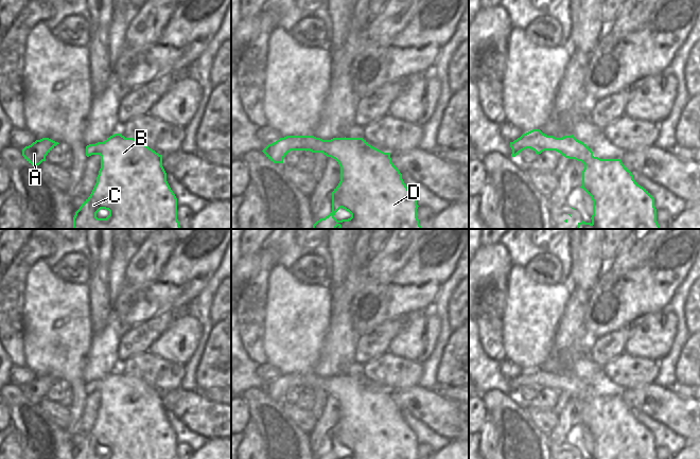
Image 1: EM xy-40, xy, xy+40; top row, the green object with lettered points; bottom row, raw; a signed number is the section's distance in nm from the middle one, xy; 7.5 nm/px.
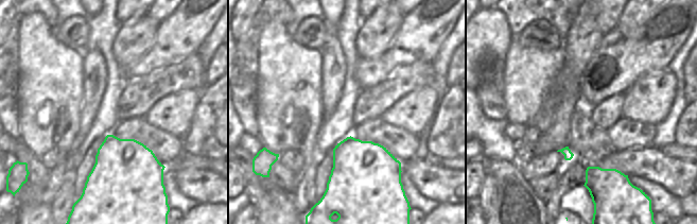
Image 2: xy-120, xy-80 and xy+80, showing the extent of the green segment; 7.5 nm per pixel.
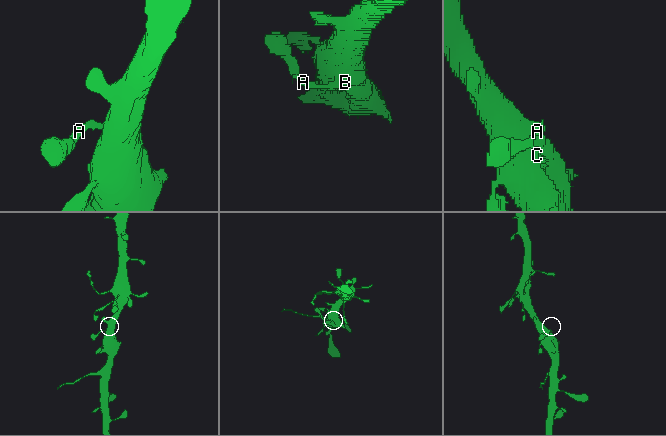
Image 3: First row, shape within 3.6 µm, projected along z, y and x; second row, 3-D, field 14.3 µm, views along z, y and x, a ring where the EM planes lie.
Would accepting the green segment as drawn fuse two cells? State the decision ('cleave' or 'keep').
keep

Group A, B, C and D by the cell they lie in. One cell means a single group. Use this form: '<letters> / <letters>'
A B C D

